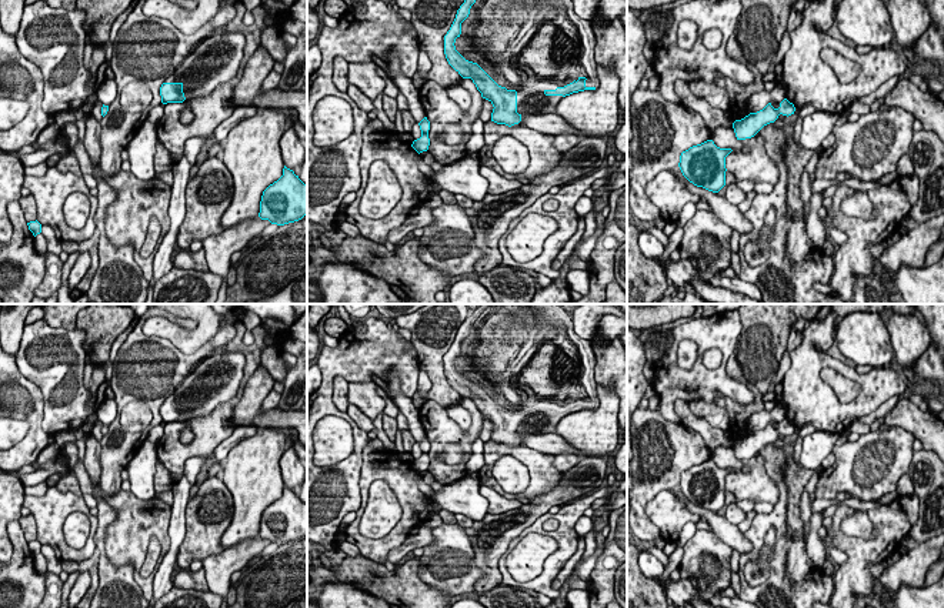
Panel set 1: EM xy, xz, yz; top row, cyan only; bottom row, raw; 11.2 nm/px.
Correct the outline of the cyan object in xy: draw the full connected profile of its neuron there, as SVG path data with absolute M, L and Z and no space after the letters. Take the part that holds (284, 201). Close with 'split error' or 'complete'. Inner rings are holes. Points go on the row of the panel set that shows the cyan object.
M284 166L283 176L263 191L258 217L284 226L304 216L307 216L307 184Z | complete

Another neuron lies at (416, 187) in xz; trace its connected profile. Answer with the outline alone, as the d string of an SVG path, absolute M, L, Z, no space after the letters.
M370 121L364 126L360 156L361 184L356 191L356 200L343 211L346 221L356 226L363 237L383 243L390 230L404 224L414 206L423 207L430 197L438 196L440 187L420 171L417 158L417 151L393 131L376 130ZM377 160L386 161L396 174L401 187L401 198L386 217L371 220L360 214L358 204L368 181L370 166Z

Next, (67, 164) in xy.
M69 153L66 157L63 157L57 164L56 164L57 170L61 173L73 173L79 177L83 176L81 170L80 170L80 164L74 156L74 153Z

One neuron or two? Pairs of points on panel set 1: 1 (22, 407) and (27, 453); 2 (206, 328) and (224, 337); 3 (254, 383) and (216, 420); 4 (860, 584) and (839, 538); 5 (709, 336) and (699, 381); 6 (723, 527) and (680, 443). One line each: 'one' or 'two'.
1: one
2: two
3: two
4: one
5: one
6: two

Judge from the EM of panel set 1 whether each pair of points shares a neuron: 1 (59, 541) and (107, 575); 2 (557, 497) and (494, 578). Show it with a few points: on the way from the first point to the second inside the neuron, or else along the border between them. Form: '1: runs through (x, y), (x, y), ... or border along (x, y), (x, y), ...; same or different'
1: border along (94, 515), (97, 521), (96, 547); different
2: runs through (533, 513), (523, 524), (514, 527), (491, 554); same

